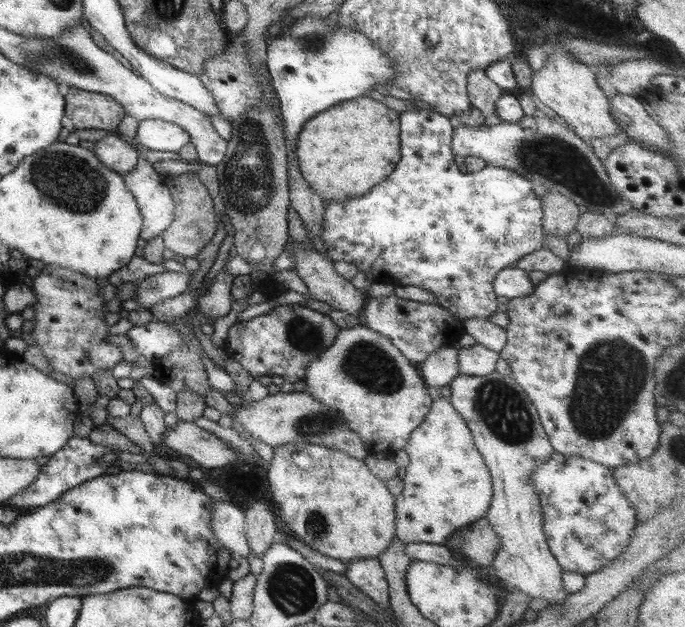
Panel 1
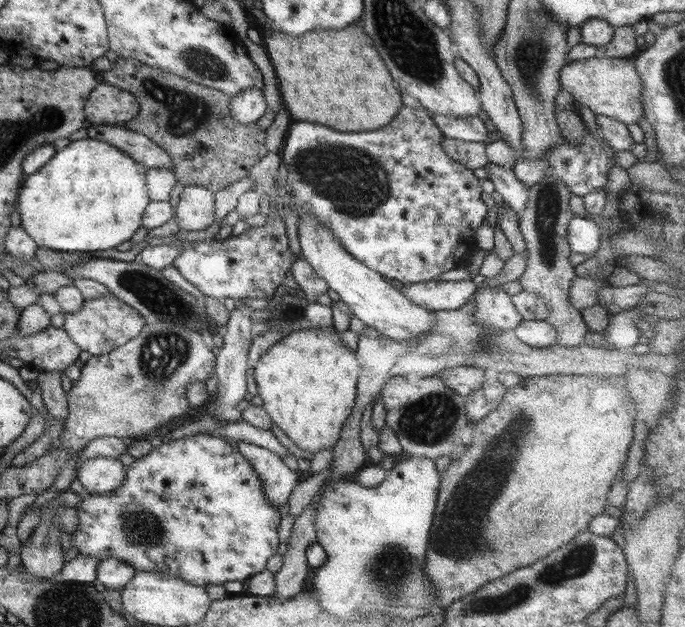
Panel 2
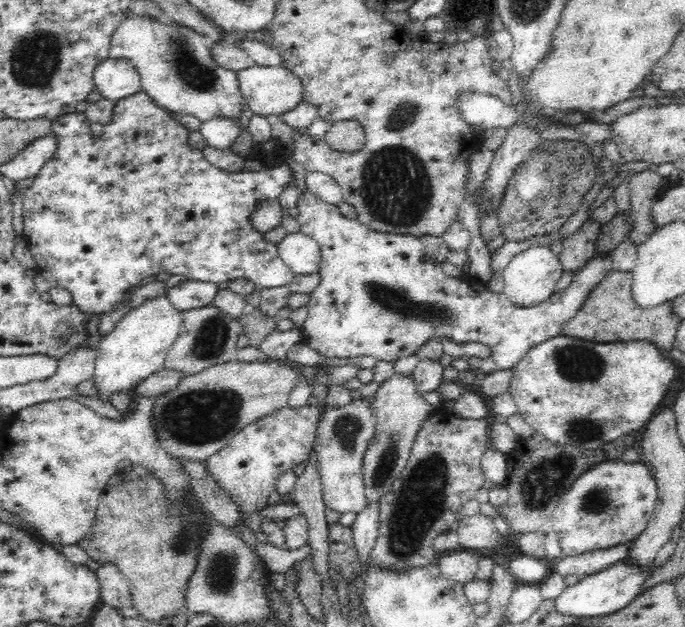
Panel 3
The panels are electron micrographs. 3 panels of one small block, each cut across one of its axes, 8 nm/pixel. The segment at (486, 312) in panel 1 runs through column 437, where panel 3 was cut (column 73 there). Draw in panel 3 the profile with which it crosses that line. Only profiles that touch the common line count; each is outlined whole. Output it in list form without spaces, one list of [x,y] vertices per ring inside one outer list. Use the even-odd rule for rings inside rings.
[[[144,91],[137,92],[123,98],[114,106],[114,116],[112,120],[103,126],[102,134],[94,137],[89,127],[90,120],[84,113],[74,112],[74,114],[64,114],[54,120],[51,124],[51,132],[57,137],[58,146],[55,156],[46,161],[46,164],[36,174],[30,187],[23,192],[23,232],[21,238],[27,244],[27,251],[34,257],[35,268],[42,278],[48,281],[50,288],[66,288],[72,294],[72,304],[78,306],[80,311],[103,315],[114,309],[115,302],[129,302],[129,297],[133,292],[132,286],[139,286],[140,280],[148,276],[181,274],[188,280],[198,282],[228,282],[231,280],[246,279],[260,288],[276,288],[278,286],[289,285],[294,273],[280,259],[277,245],[266,241],[264,235],[252,227],[250,216],[256,206],[264,200],[276,200],[284,192],[284,188],[294,180],[294,170],[288,163],[276,165],[271,163],[266,170],[226,172],[204,158],[203,149],[191,145],[187,141],[189,130],[178,120],[173,118],[173,114],[164,108],[157,106]]]

